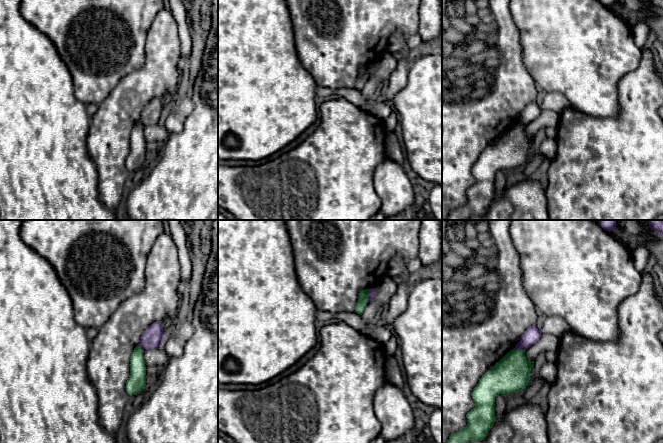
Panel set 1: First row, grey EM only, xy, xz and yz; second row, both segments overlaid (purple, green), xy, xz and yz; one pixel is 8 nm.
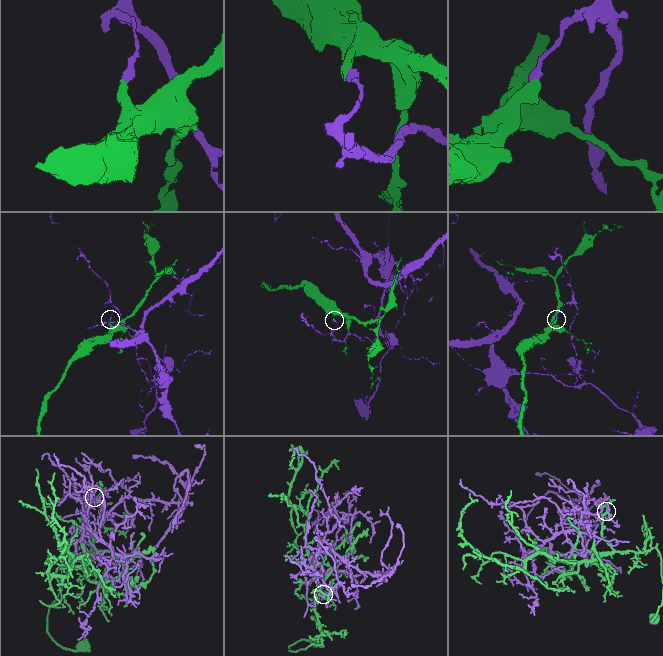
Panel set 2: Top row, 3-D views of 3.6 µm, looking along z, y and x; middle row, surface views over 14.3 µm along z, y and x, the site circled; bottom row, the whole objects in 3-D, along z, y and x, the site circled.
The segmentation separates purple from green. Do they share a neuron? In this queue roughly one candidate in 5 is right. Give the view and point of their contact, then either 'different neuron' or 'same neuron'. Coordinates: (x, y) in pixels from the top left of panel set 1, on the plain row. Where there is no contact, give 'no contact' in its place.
meets purple in xz at (369, 71); different neuron

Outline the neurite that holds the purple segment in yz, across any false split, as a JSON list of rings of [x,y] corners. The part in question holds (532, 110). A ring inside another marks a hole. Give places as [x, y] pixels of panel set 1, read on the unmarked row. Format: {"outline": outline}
{"outline": [[[536,100],[530,102],[522,111],[519,119],[514,125],[526,126],[533,122],[541,113],[541,107],[537,104]]]}

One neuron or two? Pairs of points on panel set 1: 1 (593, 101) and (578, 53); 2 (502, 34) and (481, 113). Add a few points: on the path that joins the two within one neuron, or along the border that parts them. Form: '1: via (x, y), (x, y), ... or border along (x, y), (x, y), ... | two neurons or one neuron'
1: via (592, 89), (585, 65) | one neuron
2: via (504, 54), (503, 64), (498, 72), (495, 93) | one neuron

